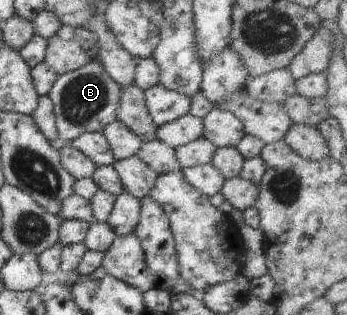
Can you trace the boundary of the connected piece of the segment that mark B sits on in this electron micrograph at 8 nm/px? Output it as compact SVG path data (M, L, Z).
M98 61L59 75L48 93L54 107L59 144L75 141L84 133L102 132L107 125L117 121L121 88Z

